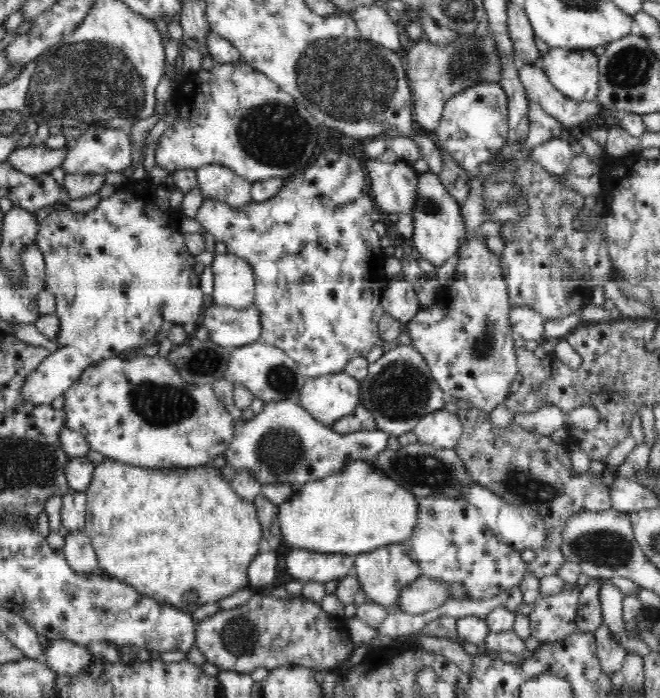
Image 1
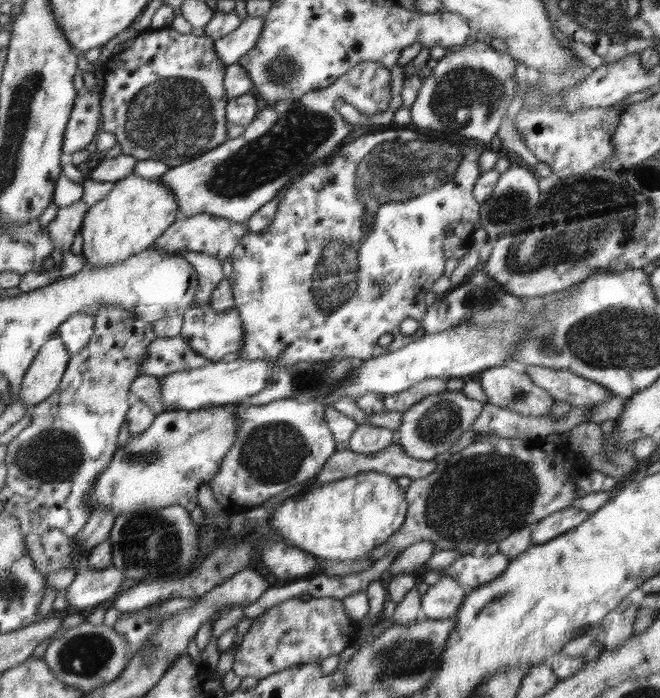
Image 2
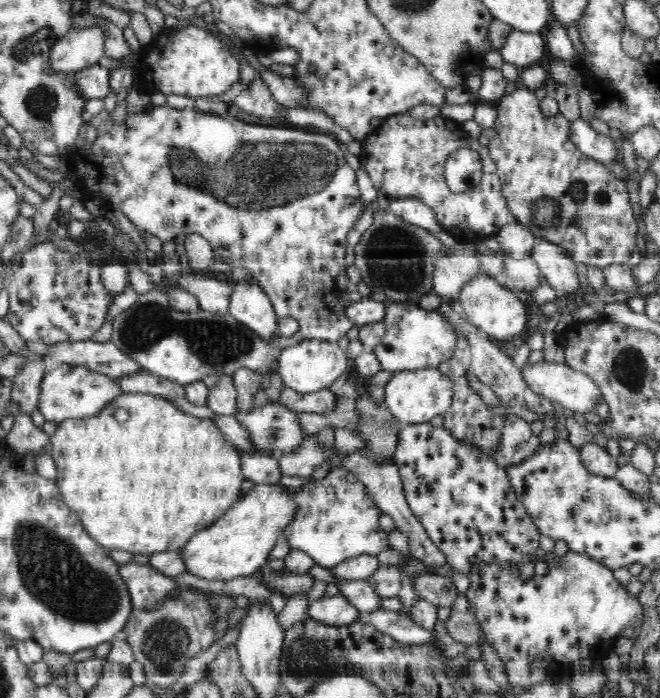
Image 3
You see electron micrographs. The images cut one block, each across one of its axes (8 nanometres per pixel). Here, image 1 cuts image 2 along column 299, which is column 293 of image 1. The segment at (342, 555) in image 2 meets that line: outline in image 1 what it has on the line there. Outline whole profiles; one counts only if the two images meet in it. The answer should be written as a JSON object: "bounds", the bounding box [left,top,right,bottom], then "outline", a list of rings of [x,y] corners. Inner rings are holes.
{"bounds":[278,460,418,555],"outline":[[[353,460],[338,474],[303,484],[290,500],[278,506],[278,521],[282,542],[291,549],[357,555],[412,538],[418,524],[418,497],[404,489],[400,482],[374,469],[371,462]]]}

